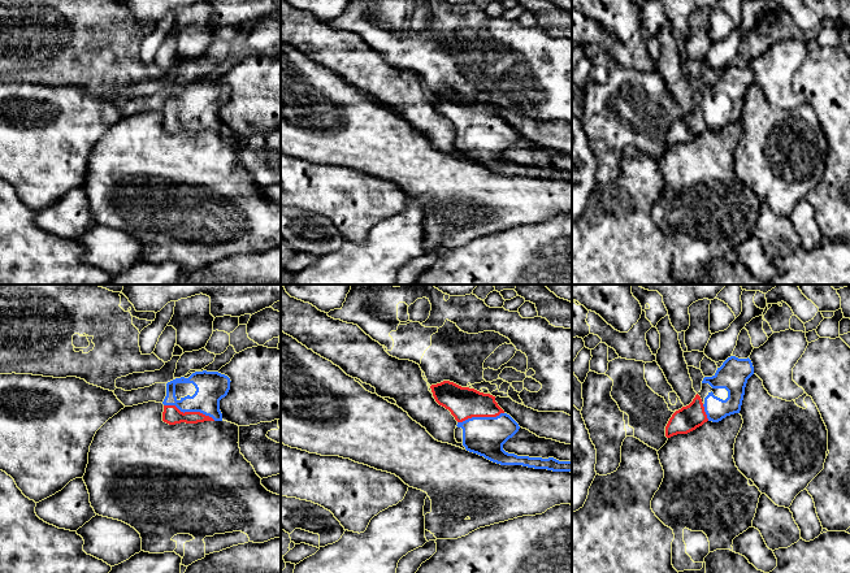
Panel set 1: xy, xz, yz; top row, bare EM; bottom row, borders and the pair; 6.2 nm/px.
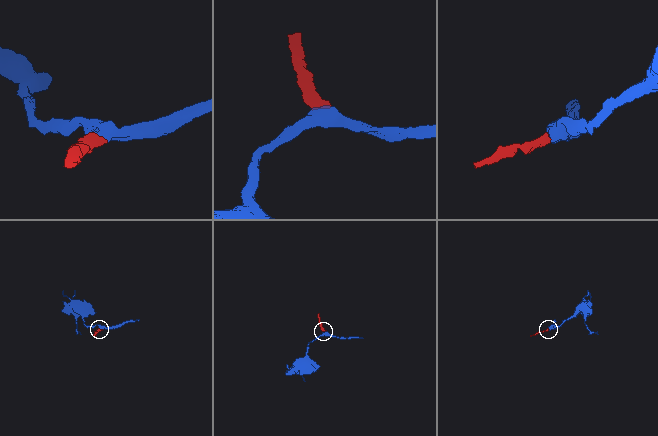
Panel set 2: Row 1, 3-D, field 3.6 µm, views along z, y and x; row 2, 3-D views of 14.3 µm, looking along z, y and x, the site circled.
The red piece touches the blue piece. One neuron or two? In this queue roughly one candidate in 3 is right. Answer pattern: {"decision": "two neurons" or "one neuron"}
{"decision": "one neuron"}

